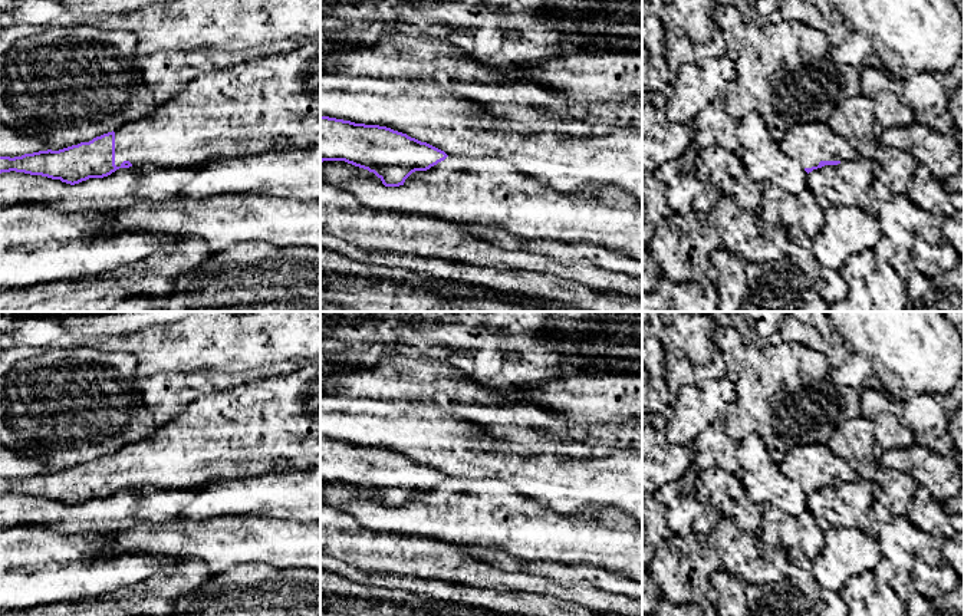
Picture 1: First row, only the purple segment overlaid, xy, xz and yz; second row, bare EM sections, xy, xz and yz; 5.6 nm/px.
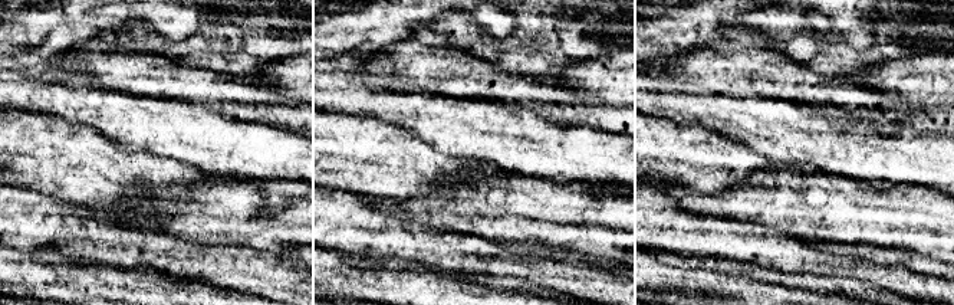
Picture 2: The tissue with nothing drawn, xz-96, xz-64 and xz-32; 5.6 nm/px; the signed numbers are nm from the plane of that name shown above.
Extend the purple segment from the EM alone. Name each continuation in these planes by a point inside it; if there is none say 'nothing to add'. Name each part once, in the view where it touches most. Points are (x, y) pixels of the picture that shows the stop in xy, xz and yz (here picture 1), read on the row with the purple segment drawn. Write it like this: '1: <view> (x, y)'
1: xy (244, 109)

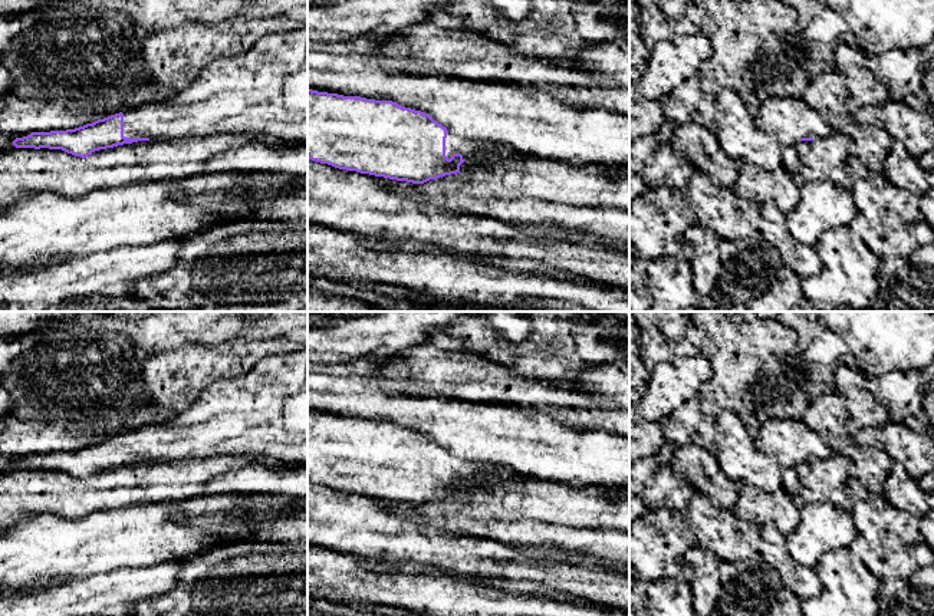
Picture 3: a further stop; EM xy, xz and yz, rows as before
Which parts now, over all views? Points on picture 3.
1: xy (263, 91)

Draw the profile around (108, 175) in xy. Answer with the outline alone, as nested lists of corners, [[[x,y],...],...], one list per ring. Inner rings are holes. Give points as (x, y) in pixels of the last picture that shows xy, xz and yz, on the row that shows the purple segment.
[[[216,134],[174,139],[149,139],[99,149],[80,158],[62,149],[13,148],[0,154],[0,211],[20,195],[55,192],[78,198],[96,188],[112,188],[128,182],[184,179],[203,172],[203,165],[226,151],[260,141],[283,145],[266,134]]]

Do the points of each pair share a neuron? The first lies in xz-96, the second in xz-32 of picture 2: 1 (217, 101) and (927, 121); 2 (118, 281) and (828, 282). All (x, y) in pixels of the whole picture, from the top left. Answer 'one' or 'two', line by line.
1: one
2: two

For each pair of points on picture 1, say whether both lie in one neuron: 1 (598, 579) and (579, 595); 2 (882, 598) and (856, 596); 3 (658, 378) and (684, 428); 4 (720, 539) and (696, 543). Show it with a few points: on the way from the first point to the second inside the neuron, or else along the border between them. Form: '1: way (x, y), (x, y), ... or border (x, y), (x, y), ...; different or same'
1: border (588, 582), (601, 589), (622, 595); different
2: way (877, 598), (862, 596); same
3: border (675, 395), (671, 405); different
4: border (708, 536), (724, 567); different

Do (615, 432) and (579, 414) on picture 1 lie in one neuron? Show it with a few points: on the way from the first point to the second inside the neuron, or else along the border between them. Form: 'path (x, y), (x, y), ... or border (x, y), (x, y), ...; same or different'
border (581, 420), (589, 424), (627, 424); different

